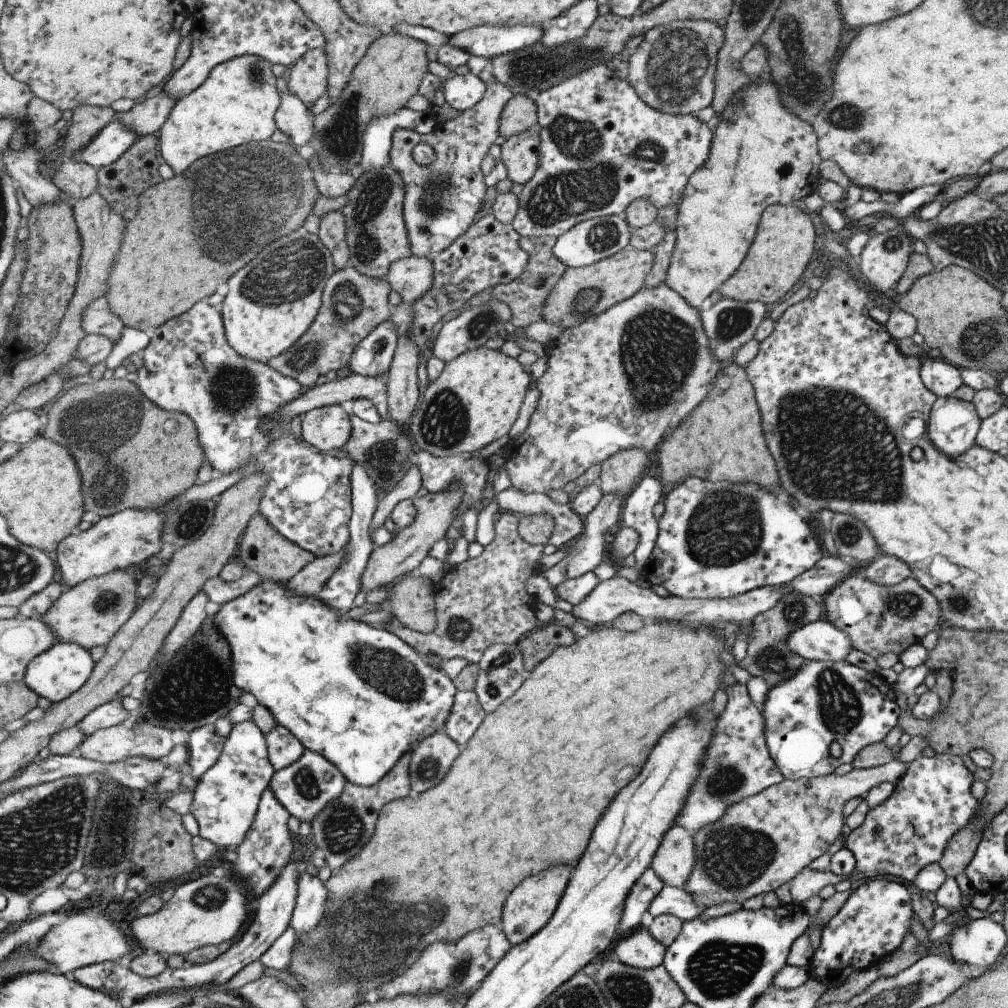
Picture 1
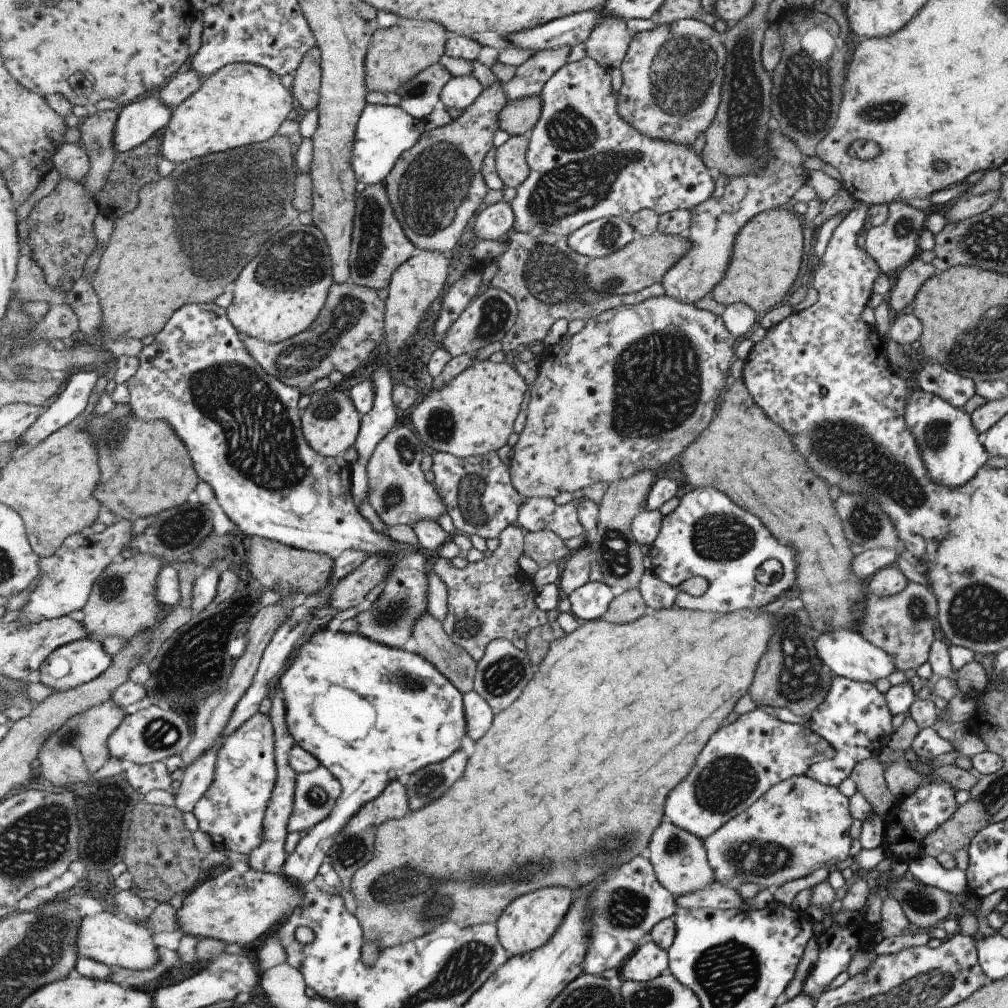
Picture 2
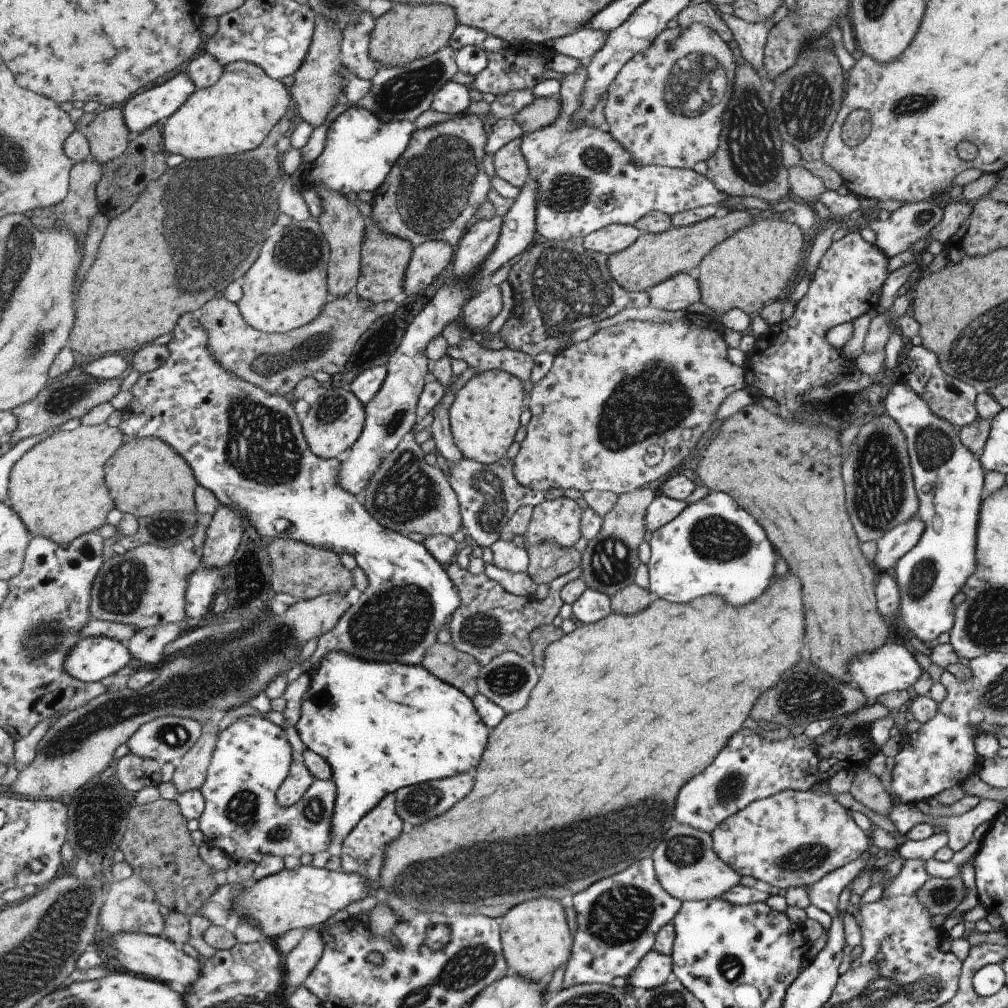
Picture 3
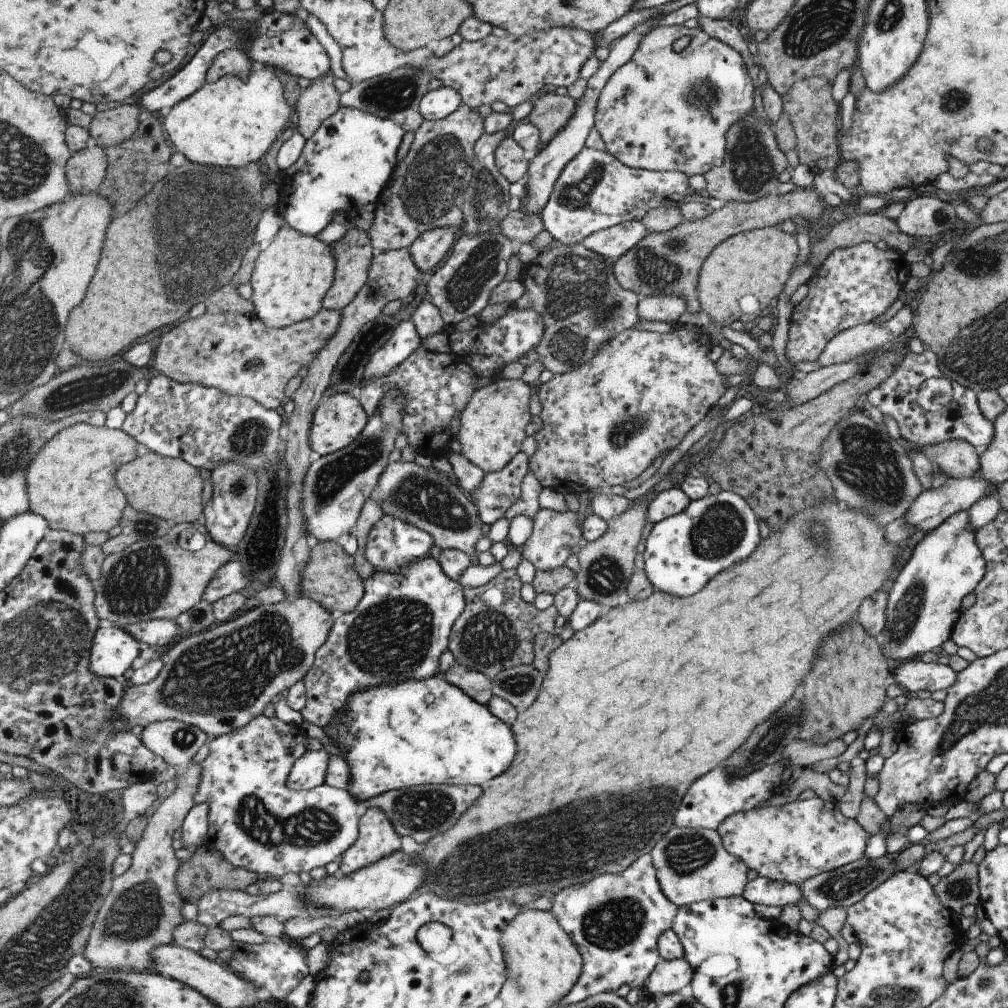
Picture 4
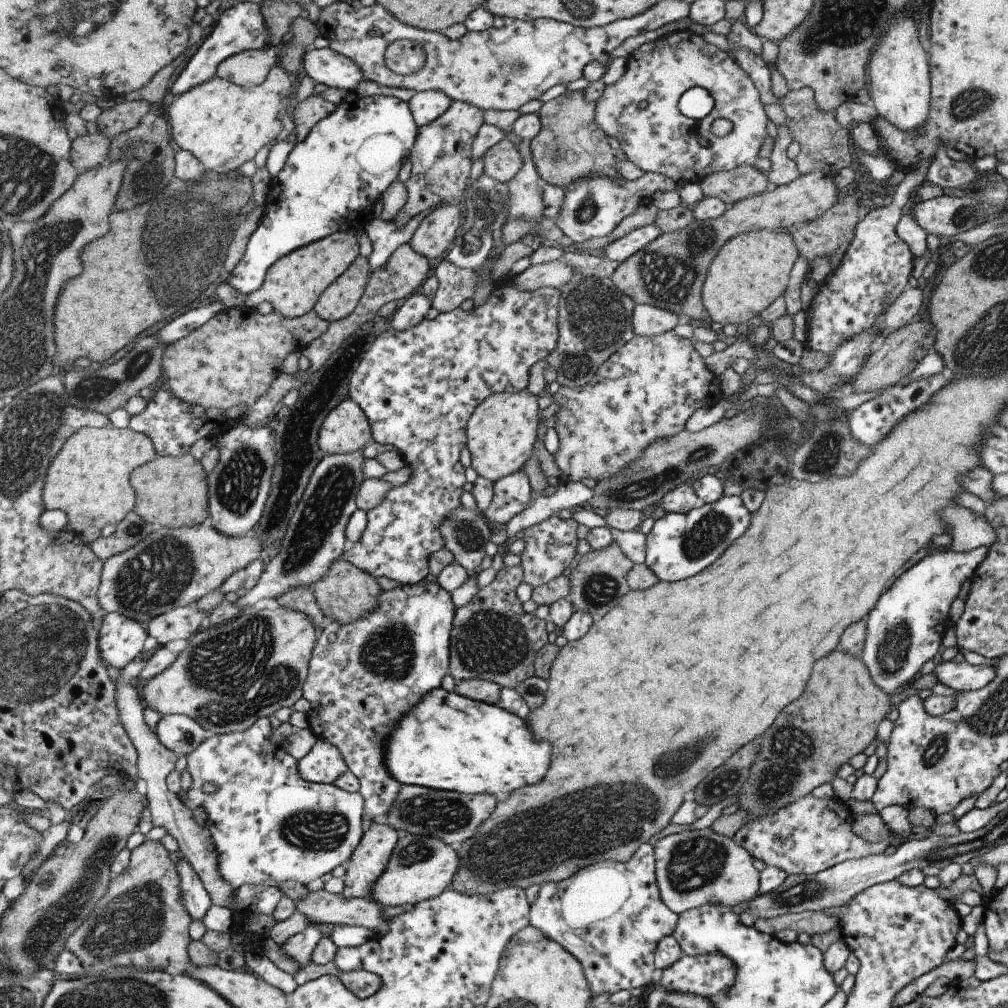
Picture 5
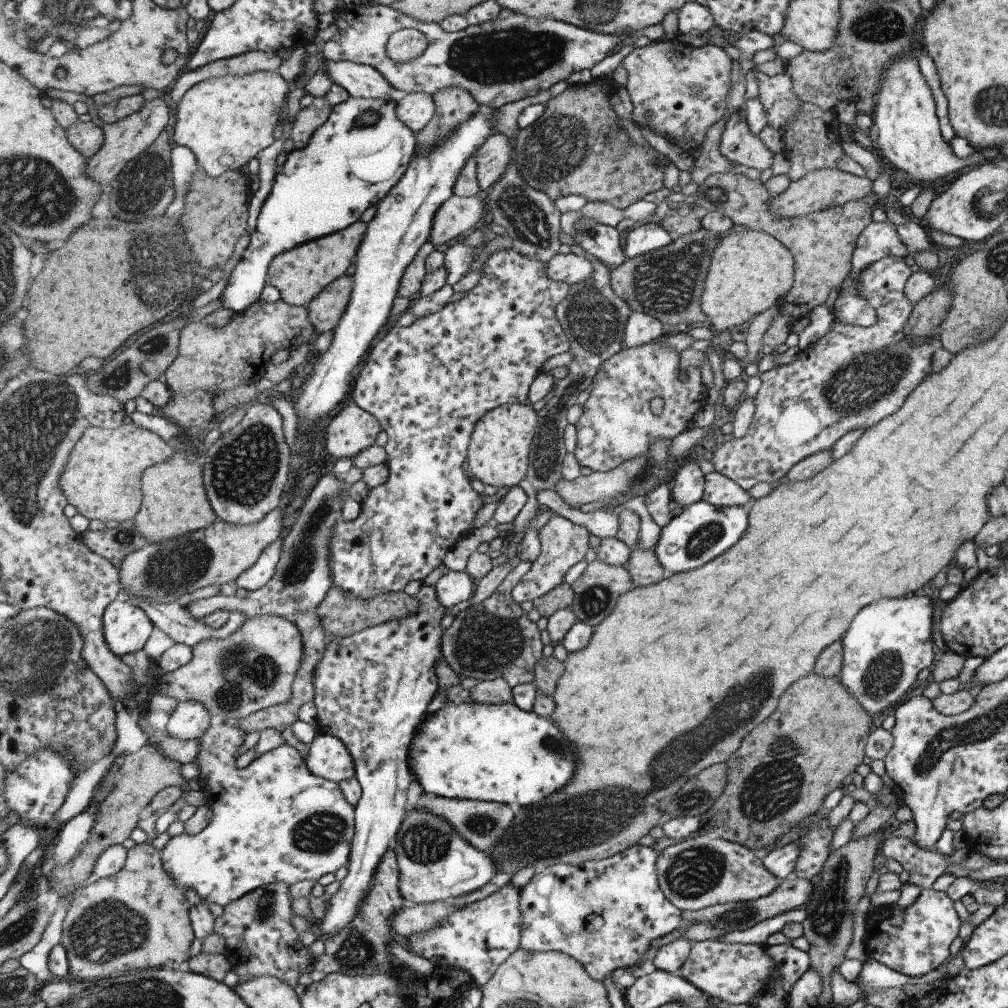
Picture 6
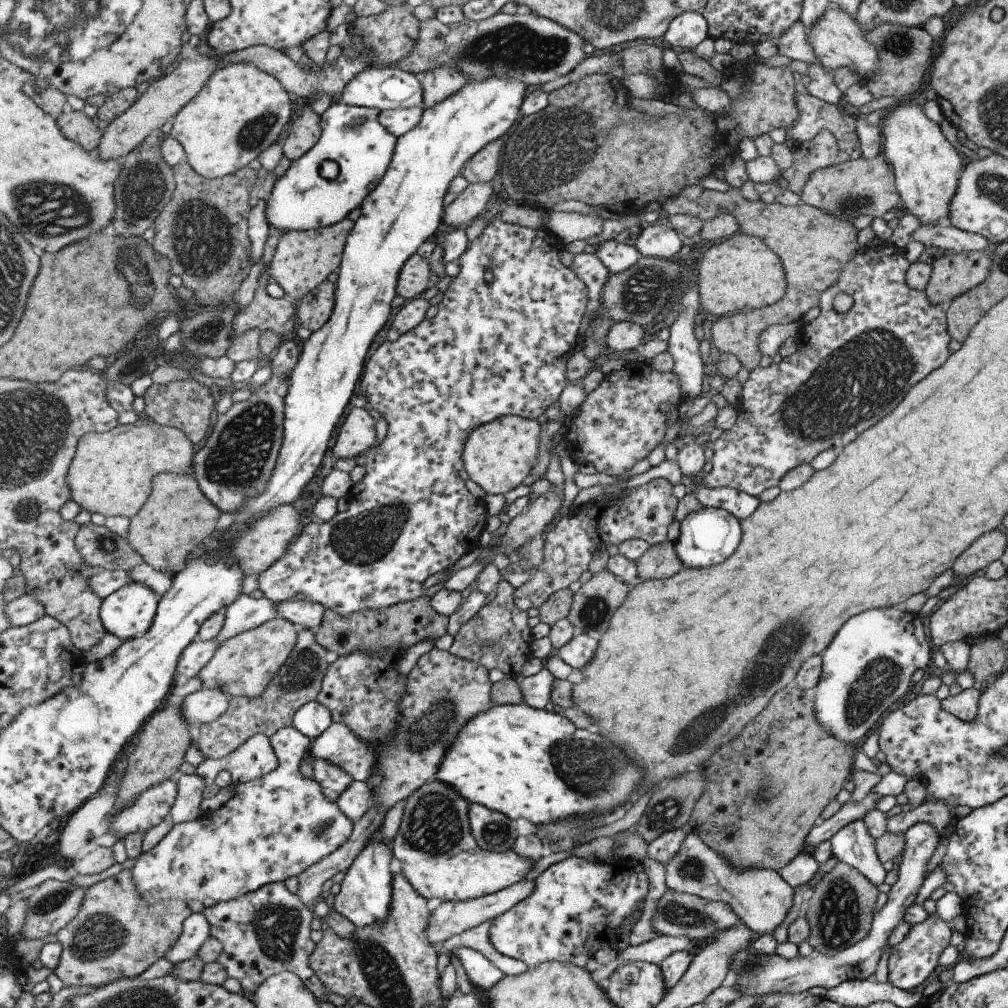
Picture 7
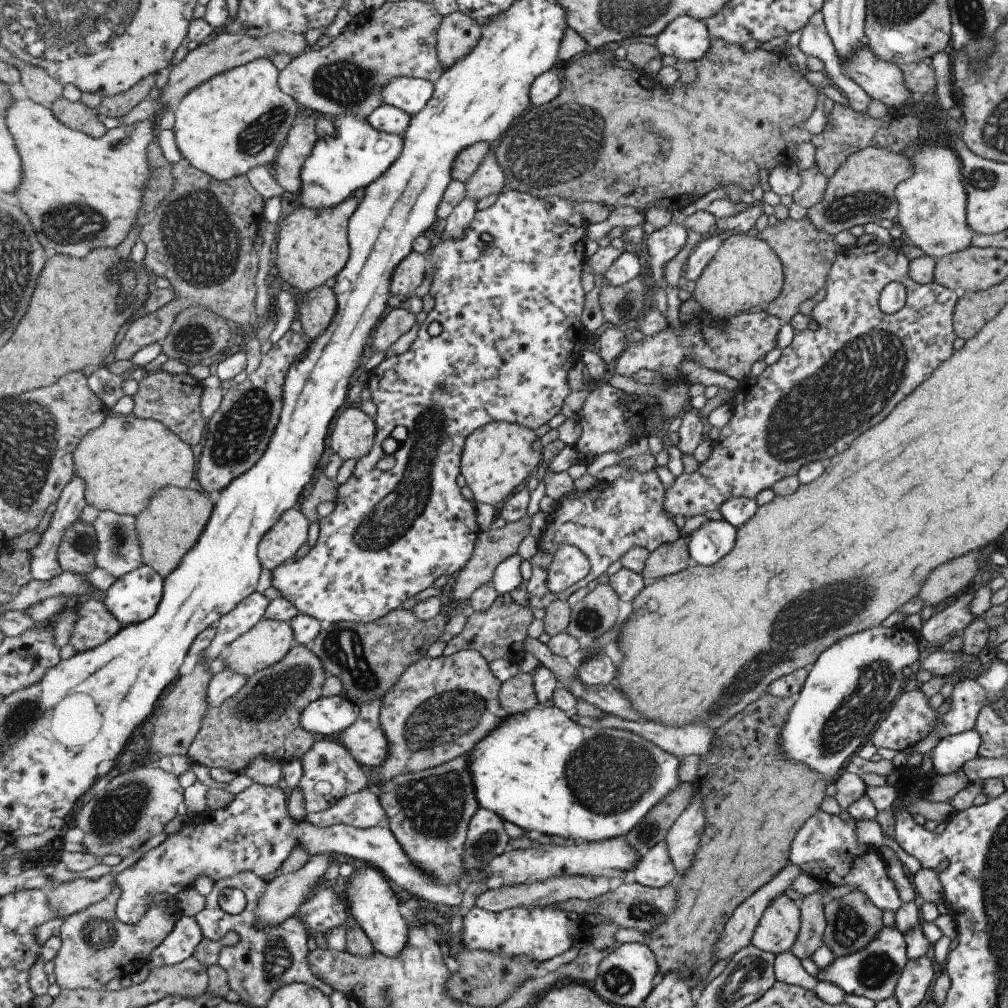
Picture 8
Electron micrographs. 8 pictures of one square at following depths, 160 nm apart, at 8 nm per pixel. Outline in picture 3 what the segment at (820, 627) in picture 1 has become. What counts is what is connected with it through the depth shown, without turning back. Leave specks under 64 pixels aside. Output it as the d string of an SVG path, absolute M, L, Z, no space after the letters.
M894 638L883 644L879 650L859 654L847 662L847 676L850 683L863 692L866 702L863 707L870 707L875 703L877 696L893 691L906 690L913 686L914 682L921 675L922 670L914 660L914 656L909 647L901 640Z

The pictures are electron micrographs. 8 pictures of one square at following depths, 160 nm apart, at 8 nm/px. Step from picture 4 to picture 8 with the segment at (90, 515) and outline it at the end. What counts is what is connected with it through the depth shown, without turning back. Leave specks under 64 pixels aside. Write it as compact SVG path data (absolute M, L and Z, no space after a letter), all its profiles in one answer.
M116 414L116 417L108 416L98 429L93 429L82 438L74 452L75 474L87 485L86 501L89 505L100 511L137 516L149 506L155 493L162 488L176 486L185 489L196 484L195 470L198 470L198 464L191 447L174 430L157 420L139 419L133 414Z

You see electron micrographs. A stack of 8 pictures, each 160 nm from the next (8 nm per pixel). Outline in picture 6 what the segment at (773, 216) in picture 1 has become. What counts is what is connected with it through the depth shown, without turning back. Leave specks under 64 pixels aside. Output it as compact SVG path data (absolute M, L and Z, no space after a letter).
M733 227L727 235L713 240L713 243L715 248L708 256L709 266L700 294L700 309L713 328L725 330L727 326L751 320L756 314L777 304L791 288L794 277L792 254L773 235Z

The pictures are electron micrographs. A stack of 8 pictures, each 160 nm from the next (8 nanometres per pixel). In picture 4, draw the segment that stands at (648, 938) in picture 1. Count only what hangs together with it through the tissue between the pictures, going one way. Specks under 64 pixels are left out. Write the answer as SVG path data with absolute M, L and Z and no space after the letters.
M683 958L660 959L643 988L653 998L655 994L675 993L682 989L687 990L691 976L693 976L693 970Z

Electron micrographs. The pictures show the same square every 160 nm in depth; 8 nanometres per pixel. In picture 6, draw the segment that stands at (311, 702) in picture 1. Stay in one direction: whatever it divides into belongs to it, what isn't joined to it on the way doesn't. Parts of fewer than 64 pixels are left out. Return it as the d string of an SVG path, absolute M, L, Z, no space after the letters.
M469 701L447 705L426 716L410 742L410 771L425 792L450 799L498 802L523 810L563 788L577 766L567 735L551 720L533 711L524 711L515 703L488 705Z

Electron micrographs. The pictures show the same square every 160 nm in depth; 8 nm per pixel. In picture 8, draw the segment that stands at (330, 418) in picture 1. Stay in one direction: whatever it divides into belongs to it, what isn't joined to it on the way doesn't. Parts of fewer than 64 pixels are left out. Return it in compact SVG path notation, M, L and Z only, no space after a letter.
M351 404L342 415L337 419L335 429L330 436L330 448L336 456L343 460L354 458L358 461L360 458L367 456L374 449L378 432L378 423L369 413L364 411L360 406Z

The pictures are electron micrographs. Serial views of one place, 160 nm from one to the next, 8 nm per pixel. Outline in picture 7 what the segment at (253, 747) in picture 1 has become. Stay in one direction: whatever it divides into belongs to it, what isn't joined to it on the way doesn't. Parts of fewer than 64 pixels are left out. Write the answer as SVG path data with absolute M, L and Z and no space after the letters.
M293 726L278 730L277 733L270 736L270 741L277 758L280 758L280 765L275 770L272 770L267 776L256 778L246 783L235 784L234 795L226 803L223 803L218 809L210 812L208 815L201 816L197 820L175 825L172 831L155 848L149 849L149 852L139 856L131 870L131 875L134 876L133 884L140 890L143 898L148 903L163 900L168 901L175 898L185 902L191 902L191 900L204 902L207 899L213 899L217 902L232 901L233 899L242 897L244 894L259 890L265 885L278 883L279 881L287 882L290 878L299 876L301 872L320 863L332 852L346 844L353 833L353 821L341 810L338 802L332 801L325 794L323 785L317 779L309 779L302 773L300 766L302 765L303 756L306 756L310 752L309 746L311 746L311 740L309 740L309 737Z

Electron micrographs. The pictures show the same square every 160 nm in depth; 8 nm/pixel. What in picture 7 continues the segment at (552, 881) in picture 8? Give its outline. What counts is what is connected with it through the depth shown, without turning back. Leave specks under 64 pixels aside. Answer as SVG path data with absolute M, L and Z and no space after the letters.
M535 880L533 881L519 881L514 885L508 886L503 890L477 897L468 901L445 901L436 908L432 910L432 915L430 916L429 929L426 930L426 934L429 935L430 943L438 948L441 946L442 942L445 942L447 938L455 936L455 934L461 934L469 928L475 928L491 918L497 918L502 914L505 914L511 907L519 904L525 897L530 897L535 886Z

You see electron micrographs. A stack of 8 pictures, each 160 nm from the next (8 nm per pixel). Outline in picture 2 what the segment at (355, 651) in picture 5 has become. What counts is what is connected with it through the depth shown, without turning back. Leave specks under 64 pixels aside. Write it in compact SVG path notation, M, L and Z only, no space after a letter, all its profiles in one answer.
M192 303L183 306L182 309L175 313L167 324L166 329L162 333L154 336L155 342L151 346L143 348L143 354L140 356L140 365L136 373L127 381L129 390L129 402L131 406L131 414L135 414L135 418L141 422L151 422L155 420L163 420L169 422L175 428L175 434L179 434L179 438L183 440L183 444L190 451L190 456L194 462L194 468L198 471L200 481L203 481L212 488L218 503L220 504L225 515L233 522L242 533L252 536L259 536L269 540L278 541L286 546L291 546L297 549L316 551L330 555L331 558L338 559L345 550L361 550L367 554L367 558L379 554L379 558L387 558L387 562L391 564L391 570L387 572L387 580L383 582L383 590L380 596L372 604L369 610L361 611L355 616L357 622L357 630L355 633L371 638L375 642L381 642L391 646L391 648L401 648L404 650L405 644L409 637L414 638L415 624L419 622L419 618L423 618L423 614L427 614L427 580L425 576L430 570L432 561L429 555L426 555L420 547L411 547L401 542L393 540L388 532L376 532L371 528L371 524L361 516L357 504L355 504L355 496L351 490L353 482L354 470L353 464L347 463L347 460L342 455L337 457L325 457L318 454L310 443L307 442L302 428L302 414L299 410L299 400L303 398L303 392L297 388L291 388L287 384L279 381L274 375L267 374L265 370L257 362L255 358L251 358L251 354L247 352L245 344L243 344L238 331L231 323L228 310L219 307L213 303Z

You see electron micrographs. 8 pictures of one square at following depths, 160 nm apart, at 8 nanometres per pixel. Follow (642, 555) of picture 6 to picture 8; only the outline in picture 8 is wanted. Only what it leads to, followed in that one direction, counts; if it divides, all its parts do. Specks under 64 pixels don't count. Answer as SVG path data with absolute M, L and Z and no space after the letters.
M677 538L670 543L663 543L655 550L649 551L644 562L642 576L646 581L678 573L690 565L690 556L687 552L686 539Z

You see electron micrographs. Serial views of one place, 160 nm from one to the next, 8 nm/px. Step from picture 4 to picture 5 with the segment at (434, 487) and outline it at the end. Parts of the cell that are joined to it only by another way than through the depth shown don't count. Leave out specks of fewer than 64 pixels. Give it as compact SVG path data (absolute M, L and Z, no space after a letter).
M458 506L456 509L448 510L446 519L441 523L440 531L443 538L446 540L447 550L452 553L453 560L457 561L461 566L464 566L470 574L475 574L479 571L479 566L485 558L485 546L491 538L491 528L487 524L485 518L479 511Z

